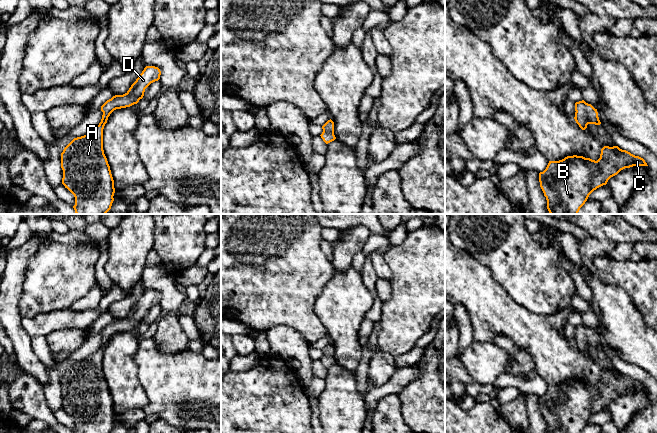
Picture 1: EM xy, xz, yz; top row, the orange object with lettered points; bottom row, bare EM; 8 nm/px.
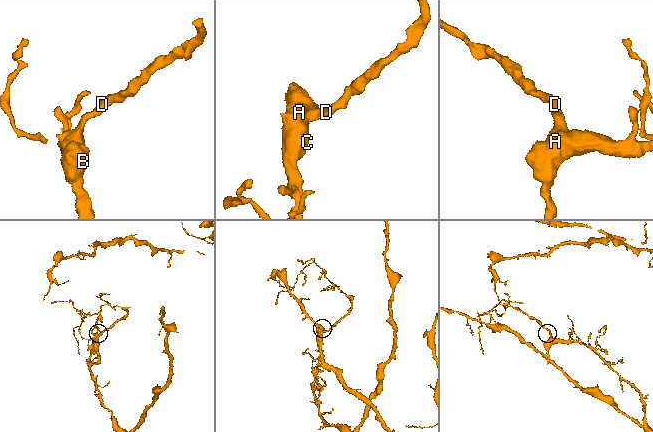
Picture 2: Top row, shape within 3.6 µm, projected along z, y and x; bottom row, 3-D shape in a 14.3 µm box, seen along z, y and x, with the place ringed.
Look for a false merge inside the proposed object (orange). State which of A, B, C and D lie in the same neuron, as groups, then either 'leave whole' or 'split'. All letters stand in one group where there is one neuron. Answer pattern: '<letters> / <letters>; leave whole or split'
A B C D; leave whole

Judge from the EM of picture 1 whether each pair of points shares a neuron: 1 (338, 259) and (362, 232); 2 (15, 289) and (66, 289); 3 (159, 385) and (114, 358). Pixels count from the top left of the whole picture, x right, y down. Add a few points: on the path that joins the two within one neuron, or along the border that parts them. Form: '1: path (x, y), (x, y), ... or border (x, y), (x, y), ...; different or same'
1: path (343, 252), (355, 239); same
2: border (27, 266), (18, 304), (19, 312); different
3: border (138, 348), (135, 353), (137, 376), (146, 394); different

